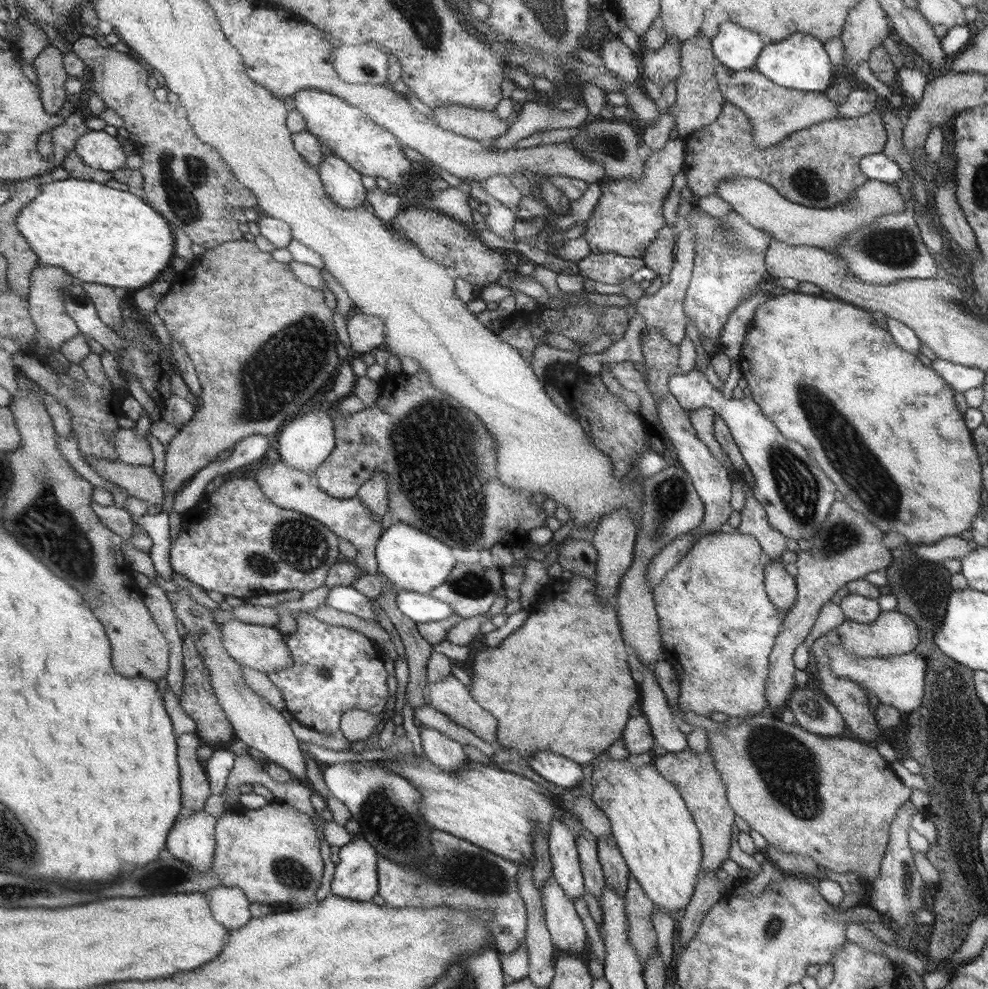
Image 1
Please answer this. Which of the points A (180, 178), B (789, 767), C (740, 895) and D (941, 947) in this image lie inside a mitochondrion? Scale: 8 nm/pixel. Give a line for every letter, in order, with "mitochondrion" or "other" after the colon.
A: mitochondrion
B: mitochondrion
C: other
D: mitochondrion

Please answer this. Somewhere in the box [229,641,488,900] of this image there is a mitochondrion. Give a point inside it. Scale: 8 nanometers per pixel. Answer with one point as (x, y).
(390, 824)

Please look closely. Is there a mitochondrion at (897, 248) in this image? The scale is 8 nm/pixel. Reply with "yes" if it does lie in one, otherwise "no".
yes

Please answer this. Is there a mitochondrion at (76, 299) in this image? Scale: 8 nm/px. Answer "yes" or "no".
yes

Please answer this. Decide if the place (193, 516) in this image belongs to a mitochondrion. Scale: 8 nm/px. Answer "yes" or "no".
no

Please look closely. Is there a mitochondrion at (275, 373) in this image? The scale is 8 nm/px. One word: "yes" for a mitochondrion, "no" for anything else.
yes

